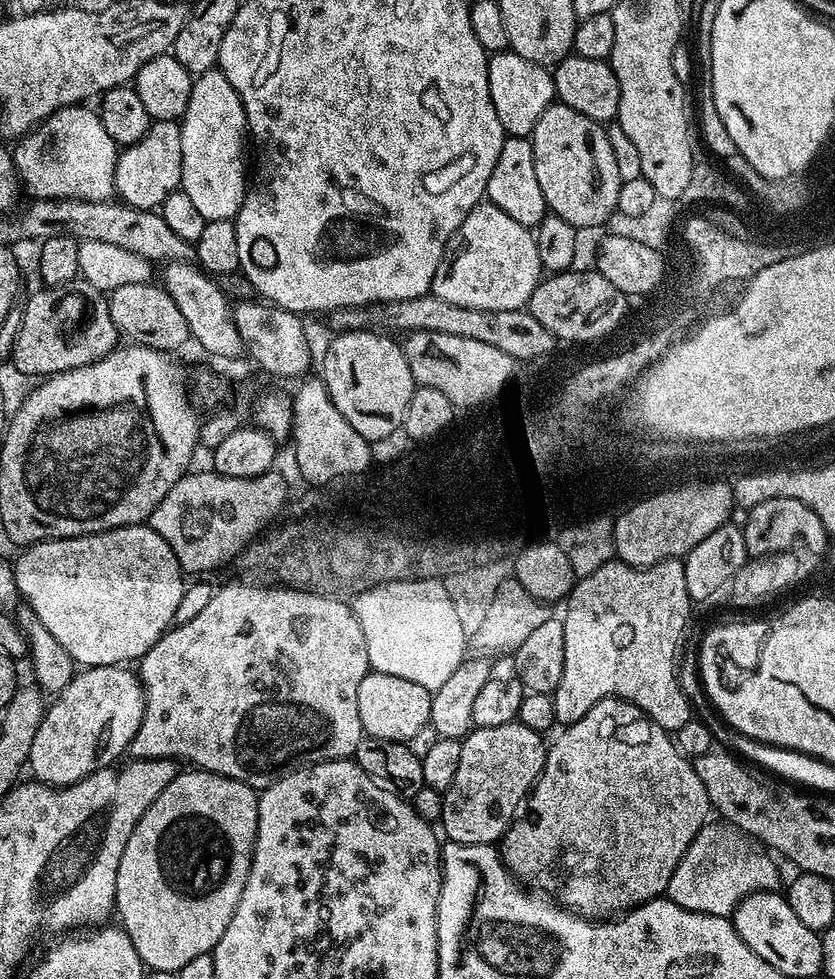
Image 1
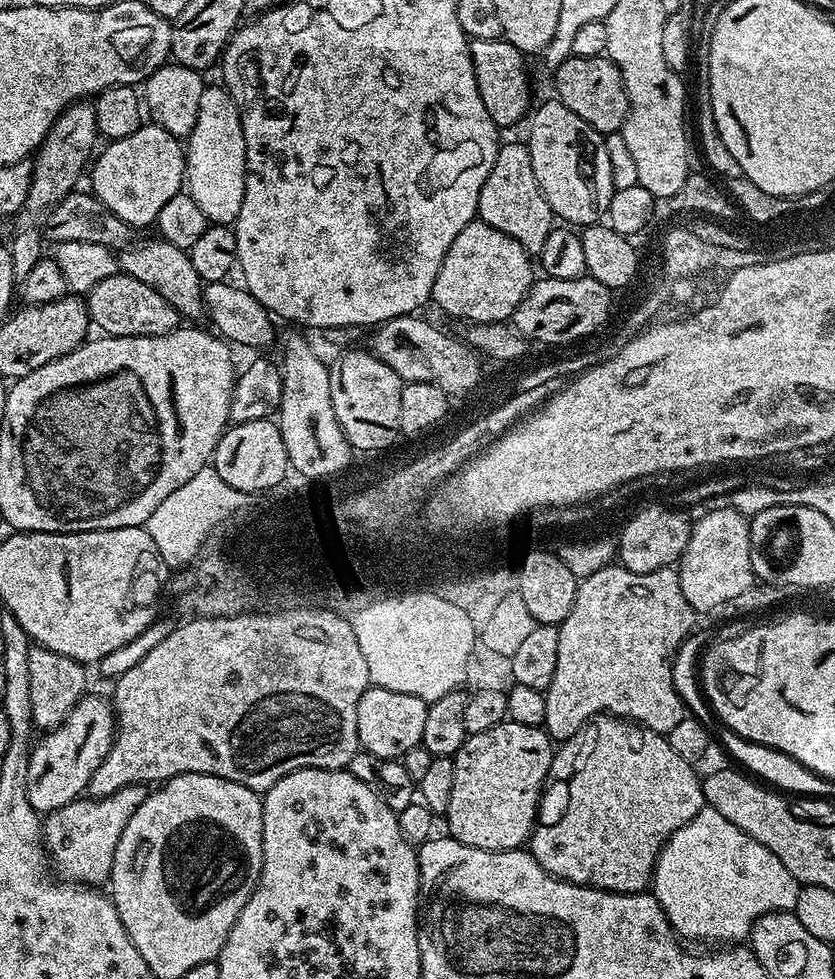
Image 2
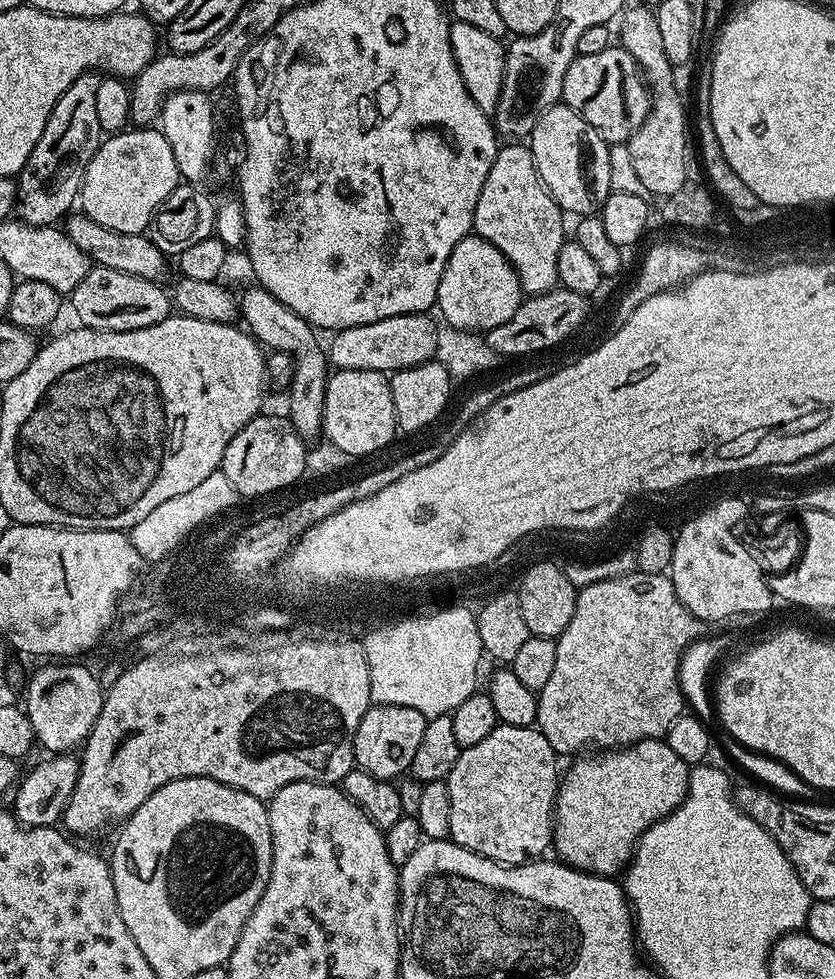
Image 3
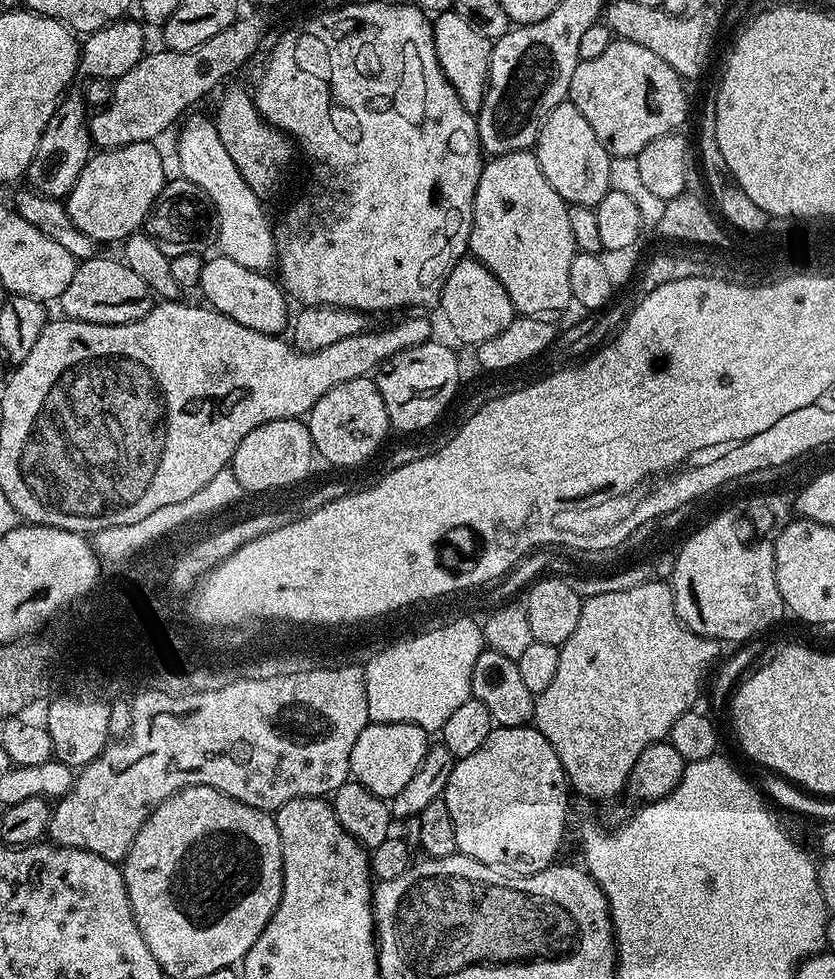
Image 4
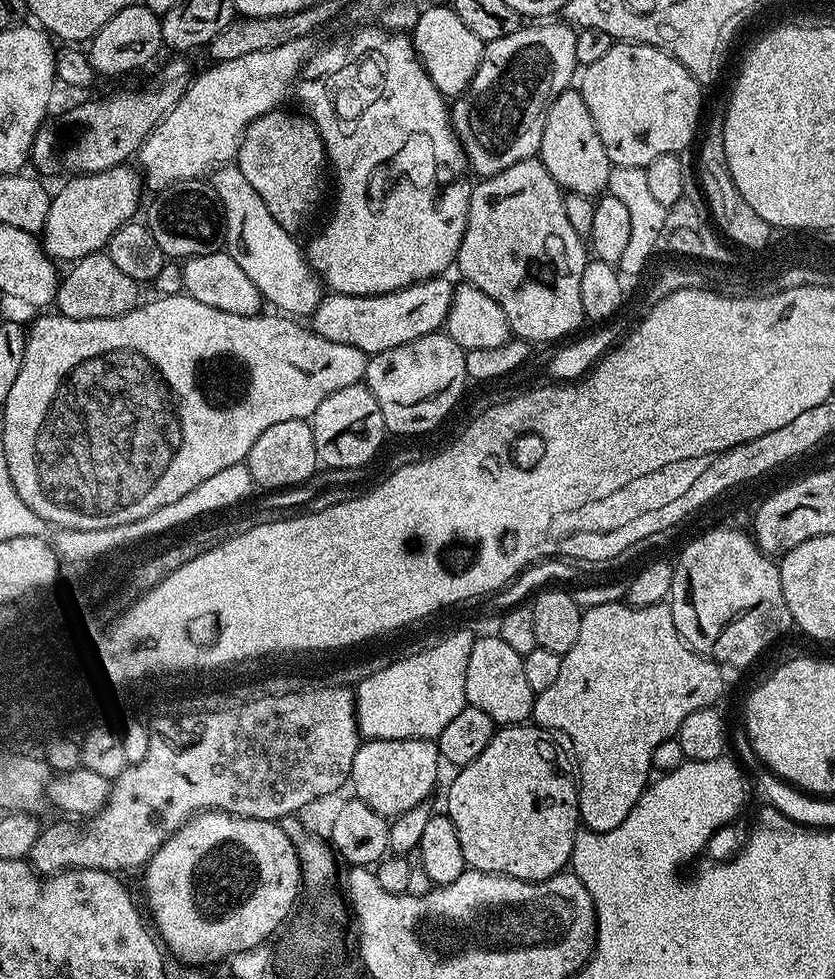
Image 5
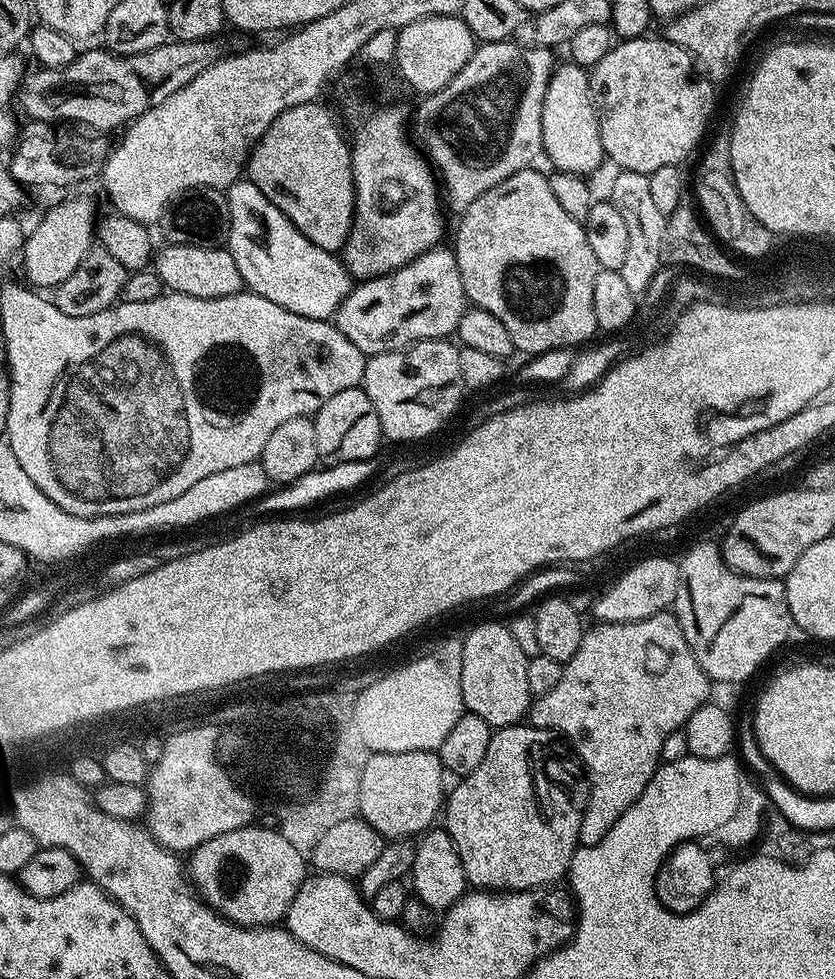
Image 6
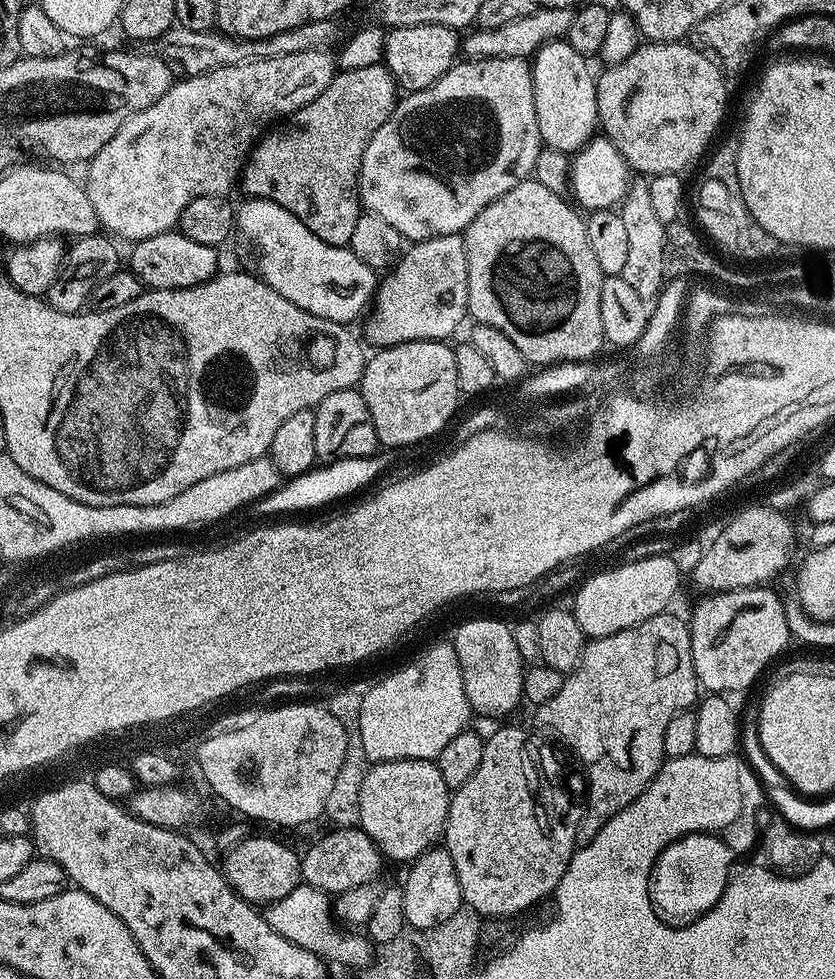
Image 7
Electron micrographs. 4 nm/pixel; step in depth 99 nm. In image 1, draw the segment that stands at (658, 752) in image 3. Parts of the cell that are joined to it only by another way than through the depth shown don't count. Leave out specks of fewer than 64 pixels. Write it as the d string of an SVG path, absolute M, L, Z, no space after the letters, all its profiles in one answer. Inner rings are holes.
M607 696L605 700L599 700L594 706L590 706L590 710L586 710L586 714L582 714L582 718L578 718L578 722L567 725L561 732L564 733L553 744L551 741L547 745L544 768L540 772L540 777L536 779L536 785L528 794L526 811L517 815L512 825L505 830L504 839L499 841L498 851L504 865L521 884L553 897L556 903L576 913L577 916L612 918L635 908L637 904L645 904L647 900L663 897L668 891L668 883L678 862L709 819L710 805L706 786L702 778L698 778L695 763L680 753L675 739L665 732L662 726L653 722L638 706L619 700L617 696Z

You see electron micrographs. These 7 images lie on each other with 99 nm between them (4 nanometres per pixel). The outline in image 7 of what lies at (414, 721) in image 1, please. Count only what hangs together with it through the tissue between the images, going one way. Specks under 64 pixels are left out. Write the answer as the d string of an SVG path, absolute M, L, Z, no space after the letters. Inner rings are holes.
M386 760L369 767L362 782L358 827L376 843L381 857L411 862L443 837L450 790L431 760Z

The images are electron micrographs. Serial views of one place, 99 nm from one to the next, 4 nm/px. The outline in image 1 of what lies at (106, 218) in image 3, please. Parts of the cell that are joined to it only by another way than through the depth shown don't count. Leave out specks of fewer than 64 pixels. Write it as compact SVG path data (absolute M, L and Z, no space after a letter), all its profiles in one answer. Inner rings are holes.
M153 120L146 134L116 157L115 195L132 208L159 209L161 202L180 188L181 178L182 134L174 120Z

